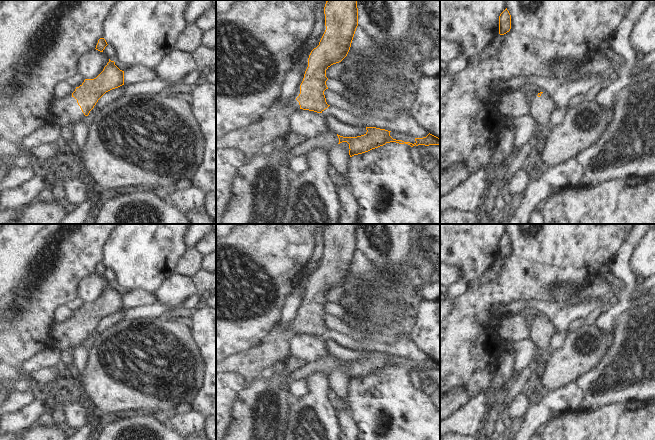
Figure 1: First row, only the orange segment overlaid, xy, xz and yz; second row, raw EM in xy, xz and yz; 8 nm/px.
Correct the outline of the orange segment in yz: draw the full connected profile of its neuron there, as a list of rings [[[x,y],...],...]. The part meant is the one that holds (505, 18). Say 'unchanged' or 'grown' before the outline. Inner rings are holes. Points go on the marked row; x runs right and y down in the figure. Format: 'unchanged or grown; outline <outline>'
unchanged; outline [[[507,8],[499,16],[499,34],[504,35],[511,29],[511,15]]]

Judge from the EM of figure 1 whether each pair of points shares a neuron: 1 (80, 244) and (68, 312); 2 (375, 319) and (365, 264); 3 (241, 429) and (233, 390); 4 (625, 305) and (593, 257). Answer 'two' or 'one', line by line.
1: two
2: one
3: two
4: two

